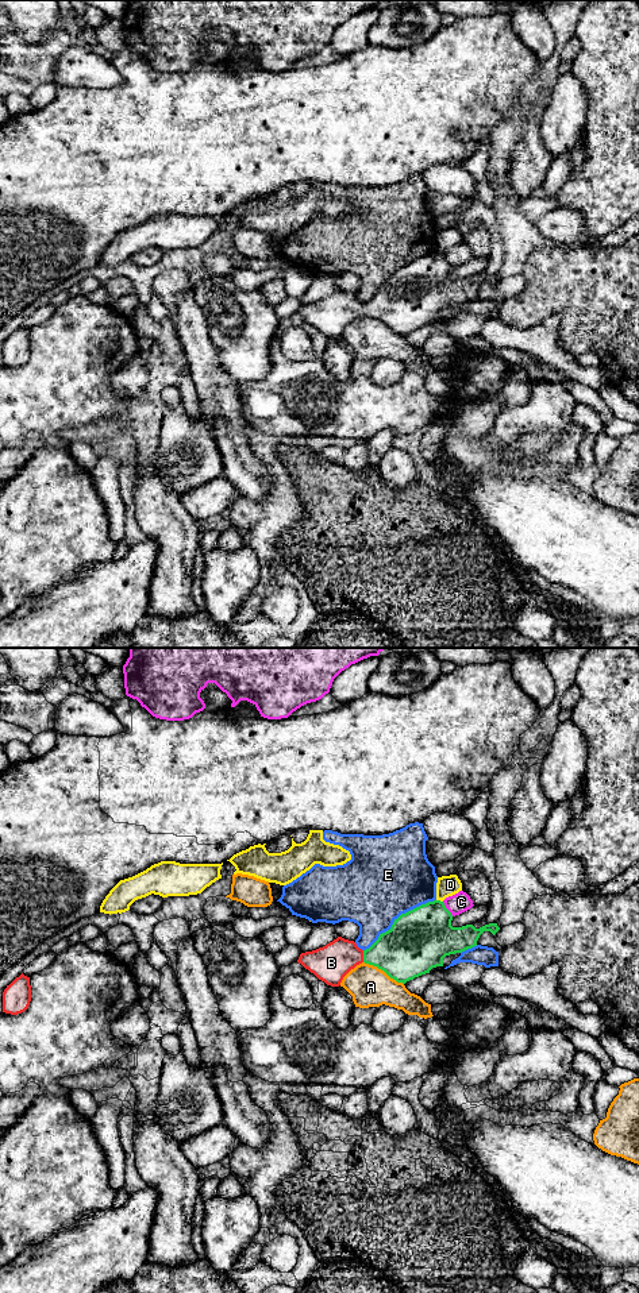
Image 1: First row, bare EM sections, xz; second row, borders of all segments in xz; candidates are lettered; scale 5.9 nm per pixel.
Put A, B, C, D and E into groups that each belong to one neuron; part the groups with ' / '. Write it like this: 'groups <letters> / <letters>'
groups A / B / C / D / E

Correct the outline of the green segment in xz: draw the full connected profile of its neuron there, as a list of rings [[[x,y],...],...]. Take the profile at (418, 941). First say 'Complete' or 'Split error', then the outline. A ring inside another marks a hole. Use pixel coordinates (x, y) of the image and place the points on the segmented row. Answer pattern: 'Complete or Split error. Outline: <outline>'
Split error. Outline: [[[428,902],[401,914],[366,950],[354,941],[338,937],[323,947],[301,953],[297,962],[331,987],[339,987],[343,977],[362,962],[405,984],[432,968],[443,966],[446,956],[477,946],[484,931],[494,935],[500,930],[497,923],[480,929],[473,925],[453,927],[451,920],[453,915],[443,902]]]

